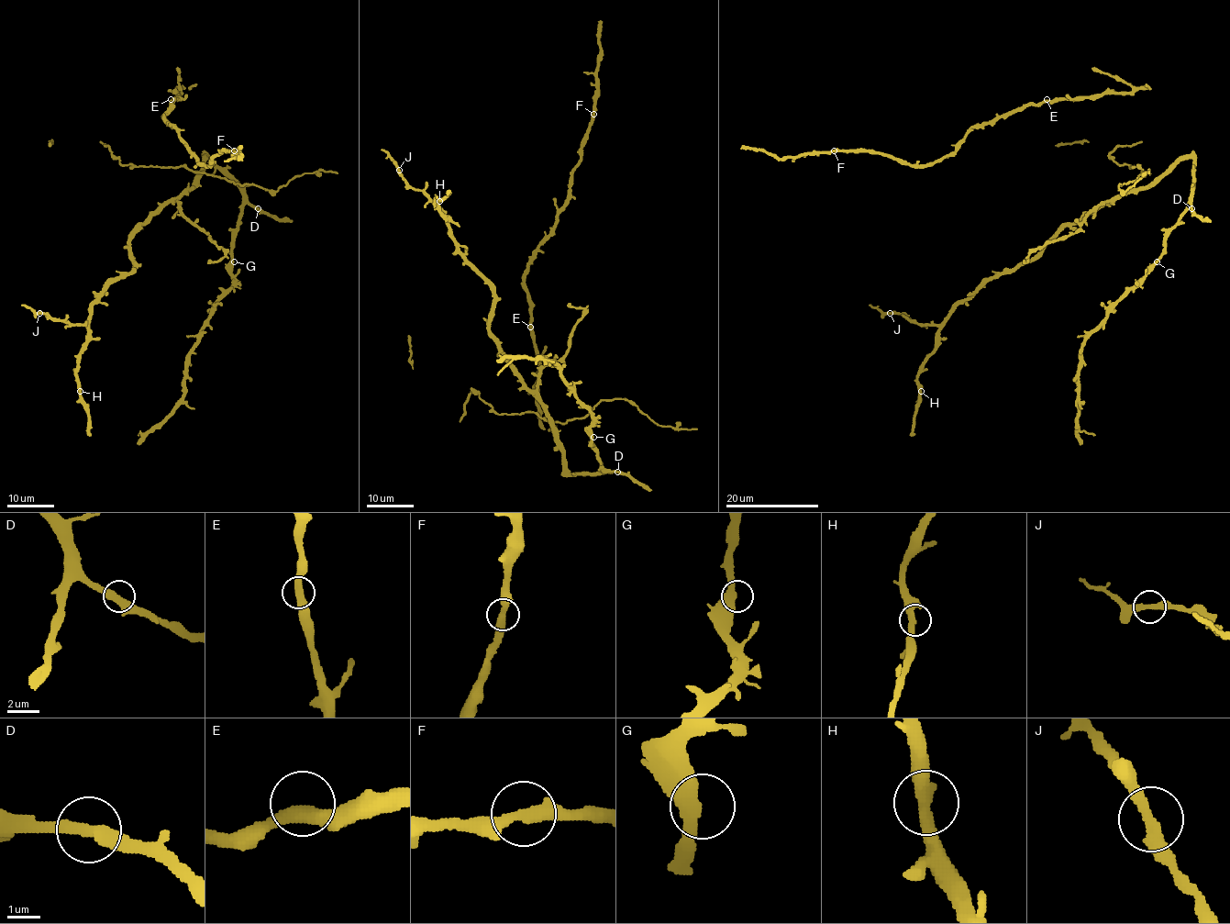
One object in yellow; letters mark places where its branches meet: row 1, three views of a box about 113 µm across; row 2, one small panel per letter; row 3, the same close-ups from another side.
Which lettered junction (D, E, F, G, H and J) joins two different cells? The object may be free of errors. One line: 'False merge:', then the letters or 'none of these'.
False merge: none of these

